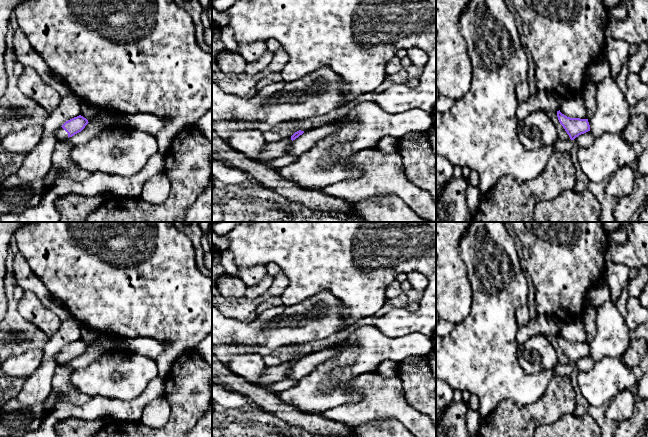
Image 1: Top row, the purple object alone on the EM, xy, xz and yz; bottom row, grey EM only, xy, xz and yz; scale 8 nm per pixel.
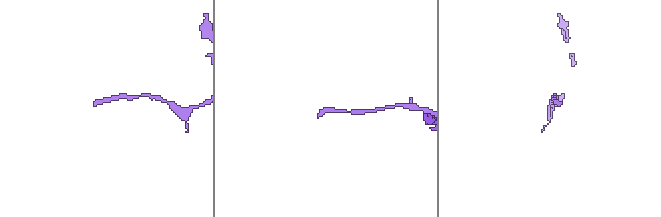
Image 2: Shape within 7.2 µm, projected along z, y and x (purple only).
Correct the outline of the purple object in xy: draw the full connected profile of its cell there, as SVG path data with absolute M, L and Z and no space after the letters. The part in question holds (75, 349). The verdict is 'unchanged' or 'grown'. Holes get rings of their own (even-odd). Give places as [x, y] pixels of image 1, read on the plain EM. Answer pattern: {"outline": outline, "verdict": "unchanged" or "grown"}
{"outline": "M79 339L66 345L55 357L56 363L67 363L81 356L88 348L88 344Z", "verdict": "grown"}

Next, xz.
{"outline": "M299 354L295 356L290 362L281 363L276 367L266 367L261 381L256 385L263 387L264 385L269 385L271 383L282 380L283 378L285 378L289 368L303 357L304 355Z", "verdict": "grown"}

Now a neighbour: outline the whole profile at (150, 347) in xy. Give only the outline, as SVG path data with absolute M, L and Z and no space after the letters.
M107 335L112 338L119 339L122 342L125 349L154 359L157 359L158 356L169 345L168 342L162 342L160 340L149 337L138 337L129 339L118 335Z

